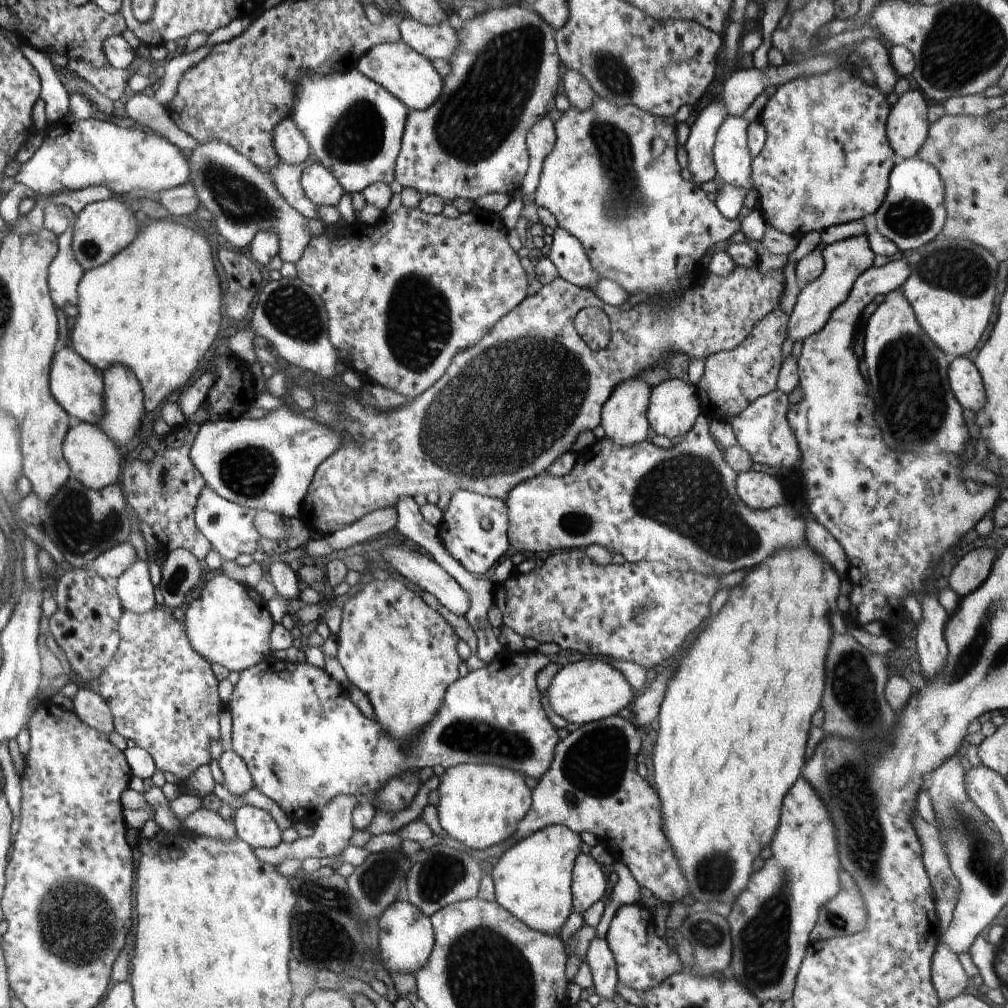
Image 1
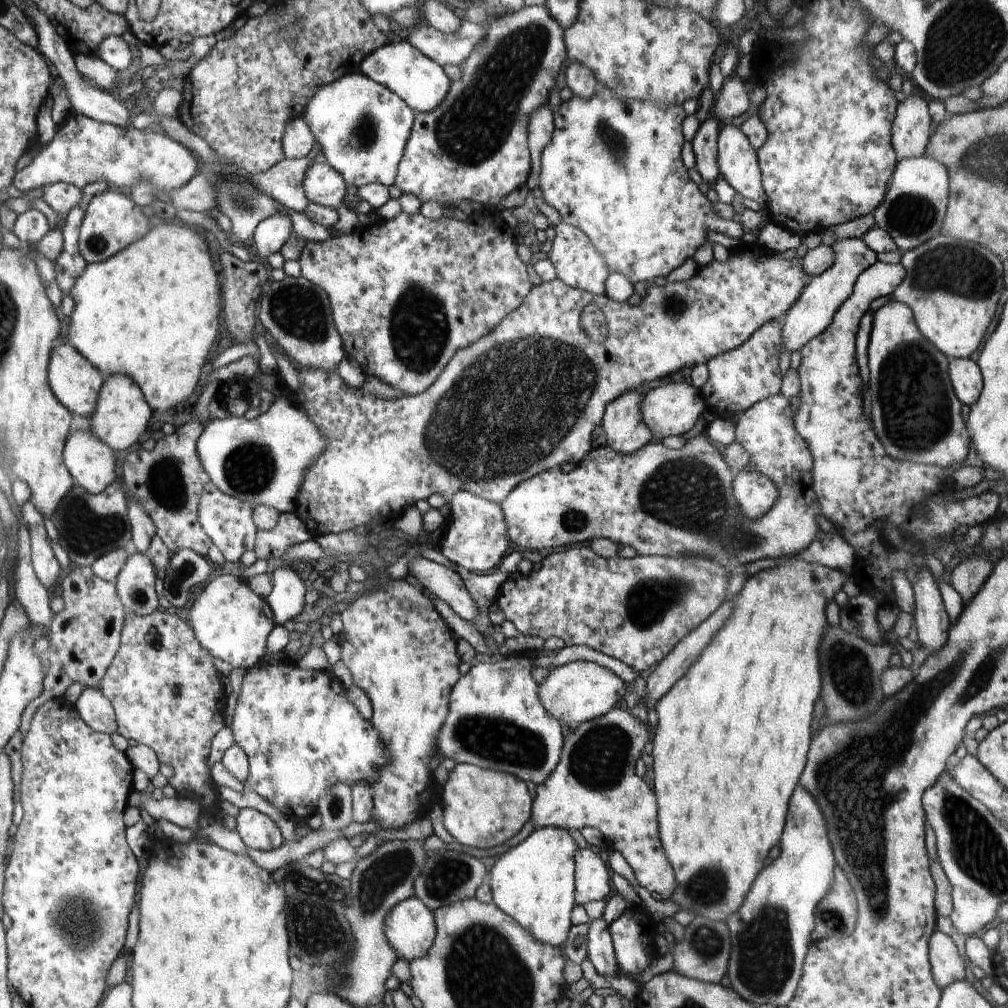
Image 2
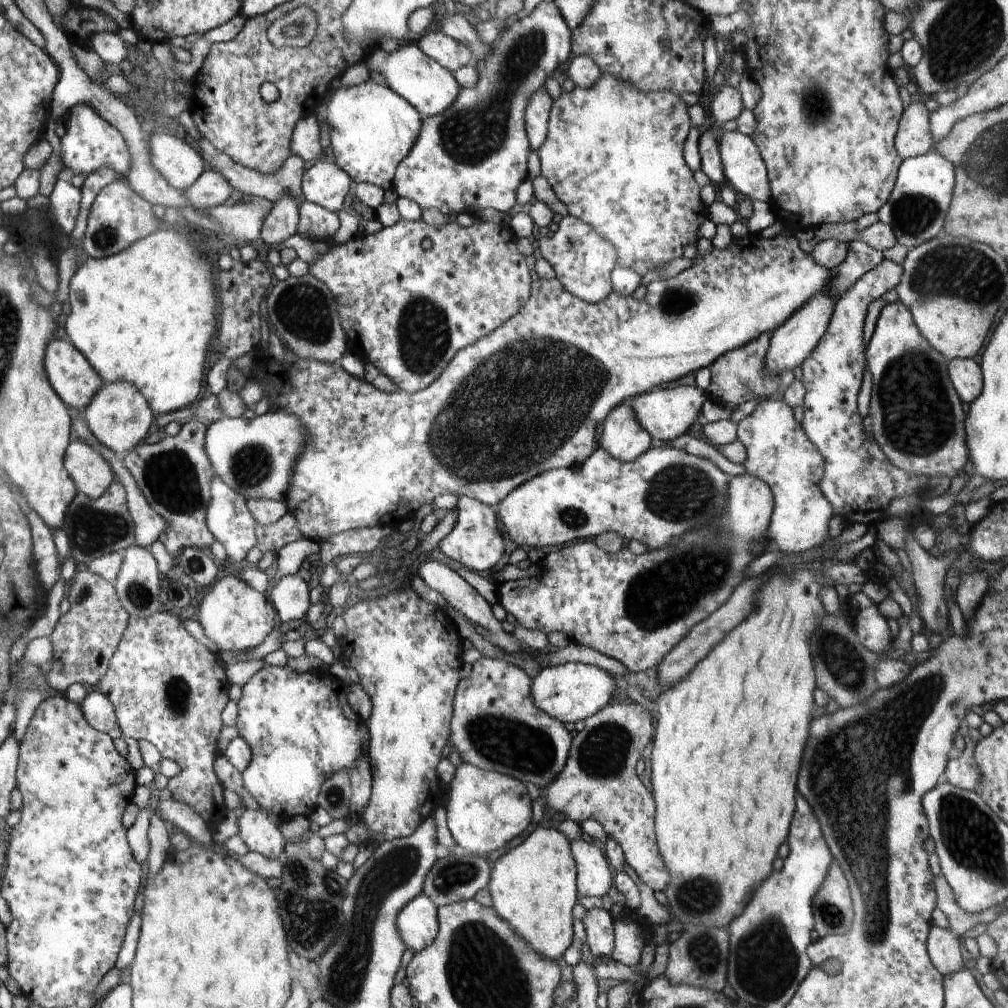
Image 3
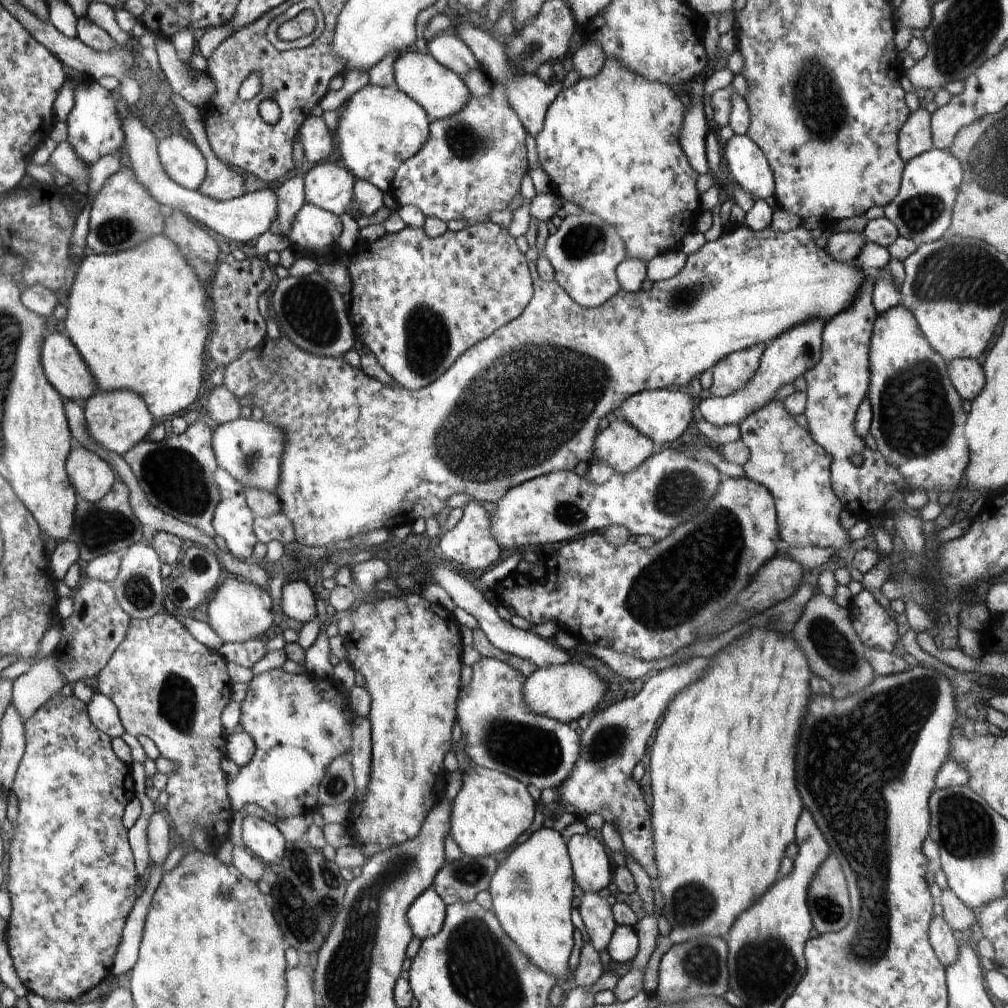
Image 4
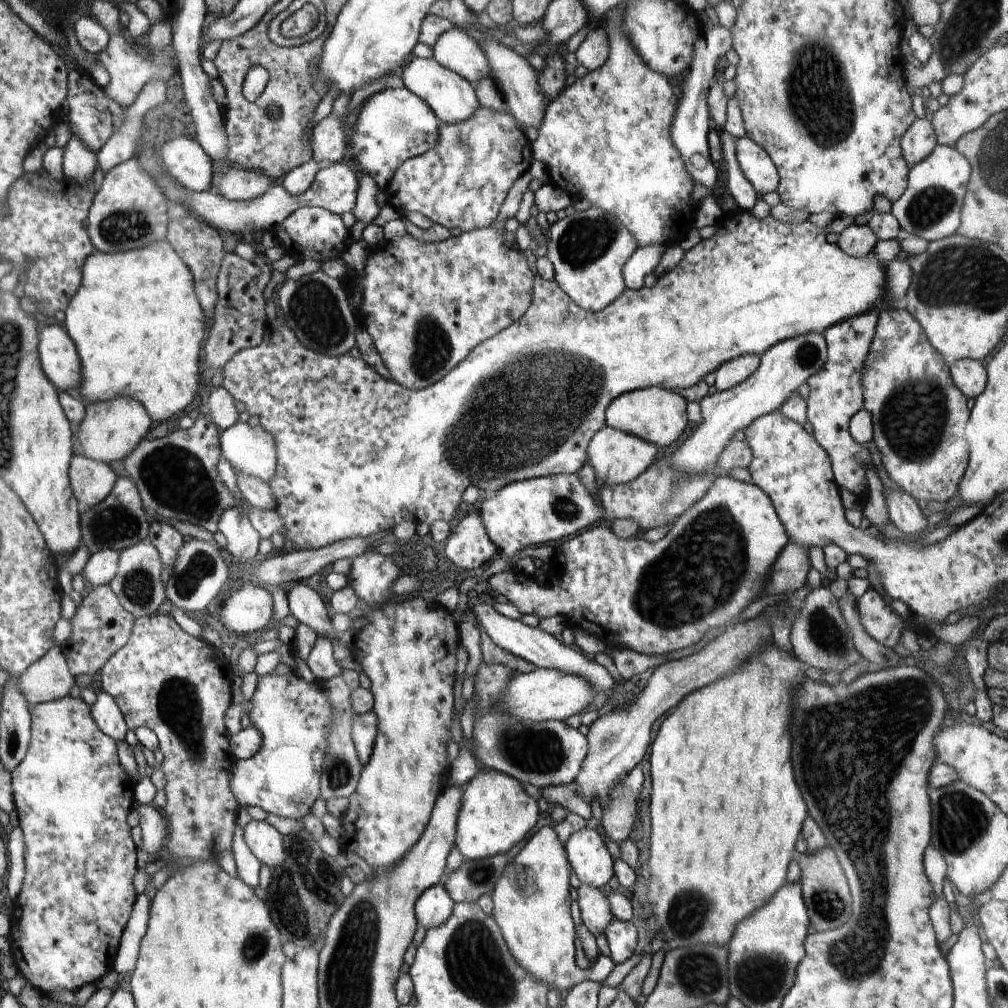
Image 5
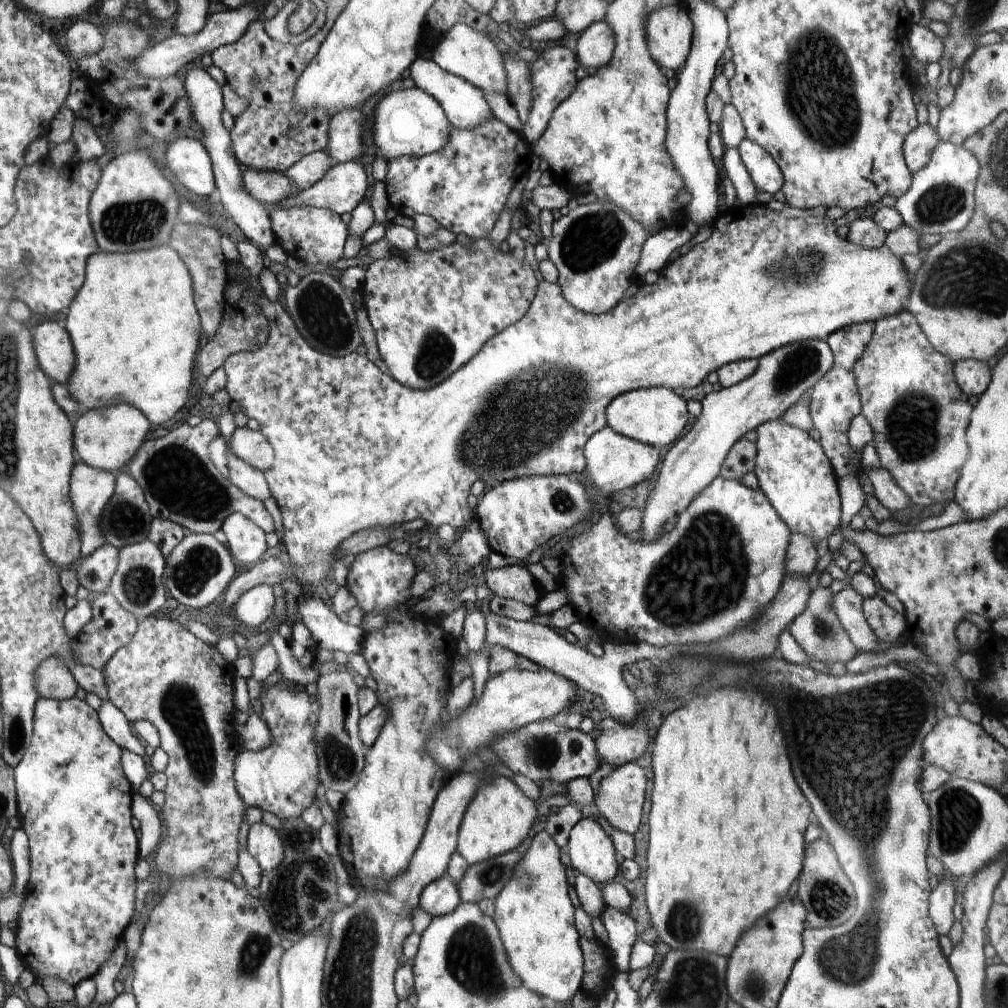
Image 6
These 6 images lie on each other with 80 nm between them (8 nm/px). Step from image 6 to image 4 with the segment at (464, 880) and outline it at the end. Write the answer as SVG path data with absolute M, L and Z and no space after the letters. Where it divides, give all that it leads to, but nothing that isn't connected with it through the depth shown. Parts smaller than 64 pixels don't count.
M463 854L458 860L444 861L438 874L435 874L431 888L447 905L474 901L479 892L489 890L490 881L498 865L493 856L469 857Z

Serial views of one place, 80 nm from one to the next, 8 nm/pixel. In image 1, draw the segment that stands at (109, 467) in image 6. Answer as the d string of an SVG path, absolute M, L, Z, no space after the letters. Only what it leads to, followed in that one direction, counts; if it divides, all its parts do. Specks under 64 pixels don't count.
M114 363L104 370L104 397L105 397L105 416L96 424L98 428L105 430L114 442L120 444L128 443L132 440L132 434L138 430L142 412L145 409L144 390L140 388L137 375L128 367L120 363Z

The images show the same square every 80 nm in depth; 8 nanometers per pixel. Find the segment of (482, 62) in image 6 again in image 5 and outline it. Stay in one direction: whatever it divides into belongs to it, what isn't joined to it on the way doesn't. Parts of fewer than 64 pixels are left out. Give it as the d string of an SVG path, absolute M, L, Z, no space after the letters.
M454 27L439 36L432 47L433 57L474 86L482 77L492 77L489 62L479 43L459 29Z

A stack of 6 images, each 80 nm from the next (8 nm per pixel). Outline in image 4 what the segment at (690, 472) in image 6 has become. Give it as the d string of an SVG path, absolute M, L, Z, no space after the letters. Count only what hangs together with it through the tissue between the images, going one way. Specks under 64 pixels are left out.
M822 319L804 321L792 326L792 328L780 336L773 338L765 348L760 359L758 370L741 391L727 397L715 397L702 399L698 408L704 420L711 425L724 426L726 424L738 424L761 406L774 401L774 395L778 389L788 382L794 382L798 376L810 370L821 357L822 333L825 322Z

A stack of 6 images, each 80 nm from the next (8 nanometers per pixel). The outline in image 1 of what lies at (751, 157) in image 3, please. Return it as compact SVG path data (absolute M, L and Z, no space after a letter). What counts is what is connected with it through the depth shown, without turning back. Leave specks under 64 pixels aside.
M728 115L721 122L713 144L713 163L724 182L746 190L754 187L748 129L752 123L742 115Z

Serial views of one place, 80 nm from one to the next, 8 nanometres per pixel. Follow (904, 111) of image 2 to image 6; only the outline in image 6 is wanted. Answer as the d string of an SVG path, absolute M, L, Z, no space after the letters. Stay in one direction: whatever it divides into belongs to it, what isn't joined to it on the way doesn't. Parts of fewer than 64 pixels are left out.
M928 122L919 124L906 135L903 153L906 164L913 173L921 171L930 162L938 141L937 132Z

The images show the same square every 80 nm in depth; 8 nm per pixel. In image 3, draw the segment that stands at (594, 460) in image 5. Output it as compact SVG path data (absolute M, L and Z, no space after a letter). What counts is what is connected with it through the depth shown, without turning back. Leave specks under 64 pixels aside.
M632 398L615 406L606 416L602 437L599 440L600 448L607 450L614 458L622 462L632 462L653 445L653 439L647 430L644 430L636 418L634 409L630 404Z

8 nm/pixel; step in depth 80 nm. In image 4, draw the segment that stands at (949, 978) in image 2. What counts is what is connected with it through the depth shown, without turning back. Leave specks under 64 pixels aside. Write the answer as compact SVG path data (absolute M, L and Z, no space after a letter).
M934 914L929 926L929 939L932 950L936 958L942 963L944 968L949 967L958 960L960 941L954 937L954 931L948 926L948 923L942 916Z

